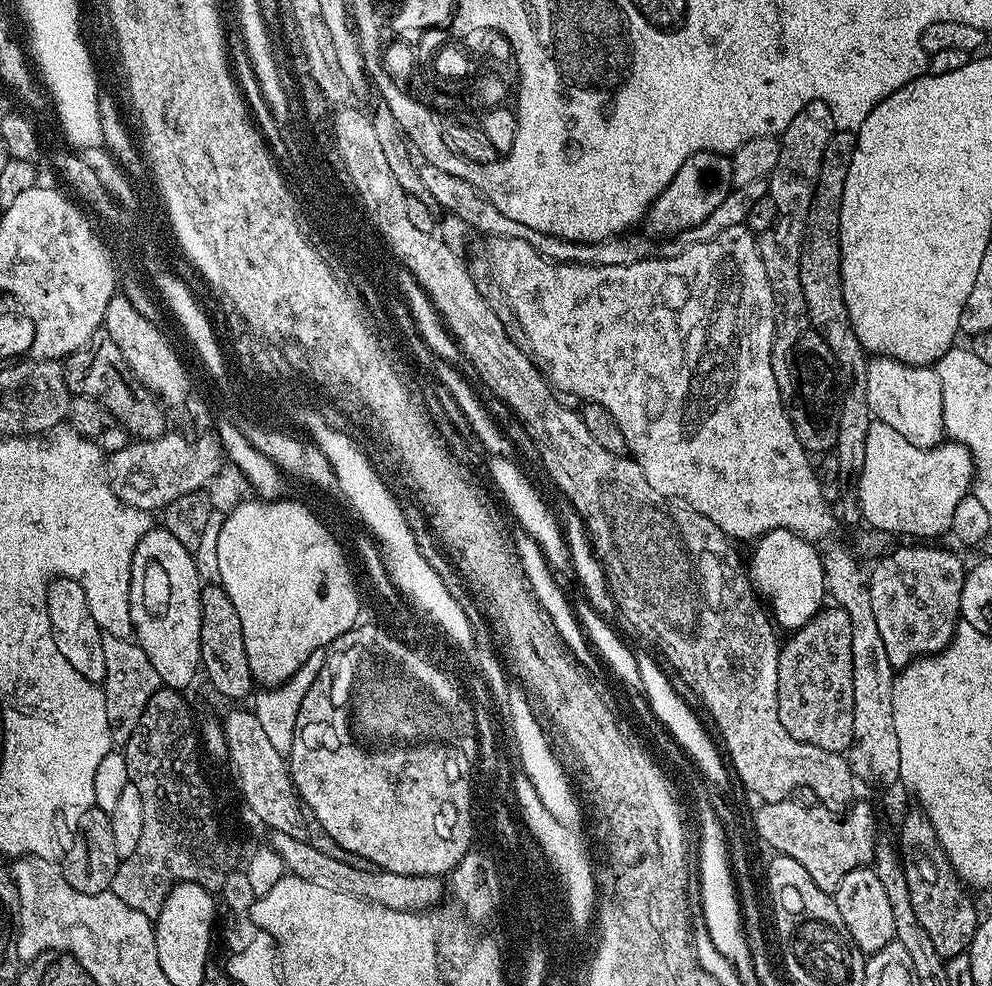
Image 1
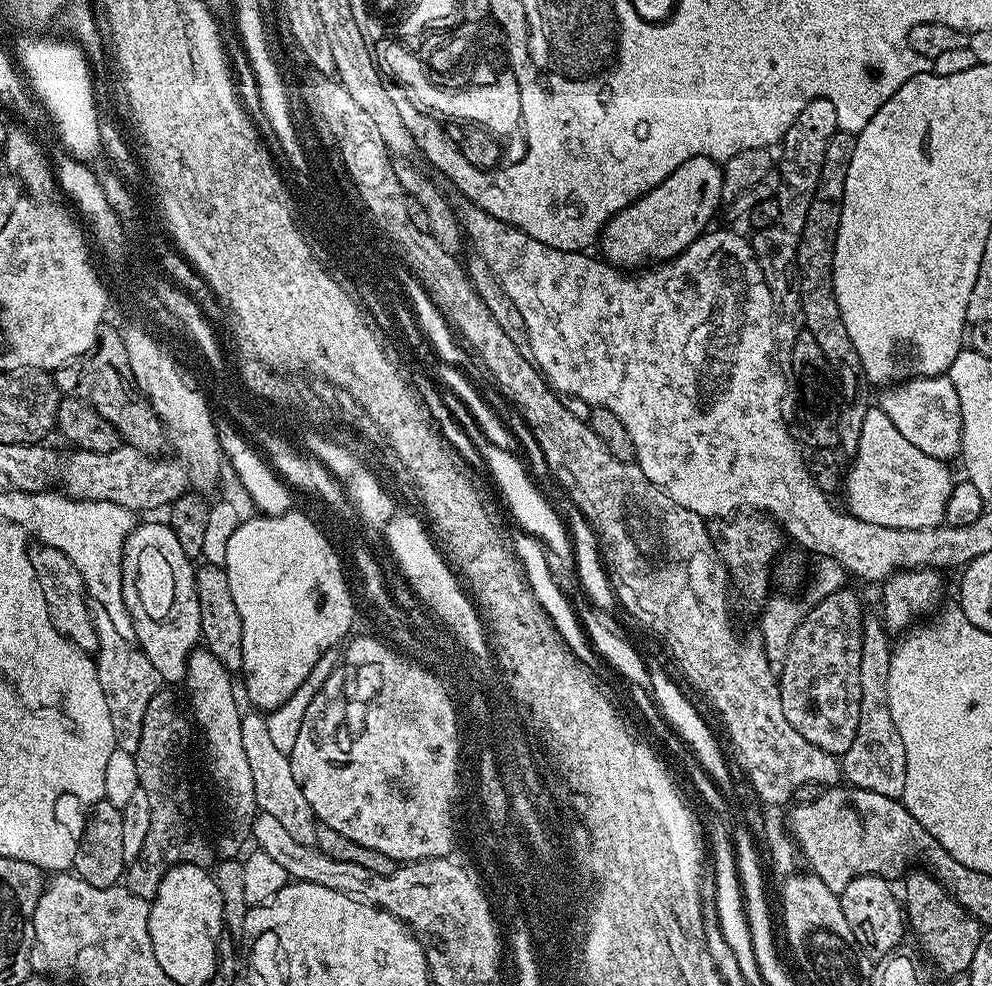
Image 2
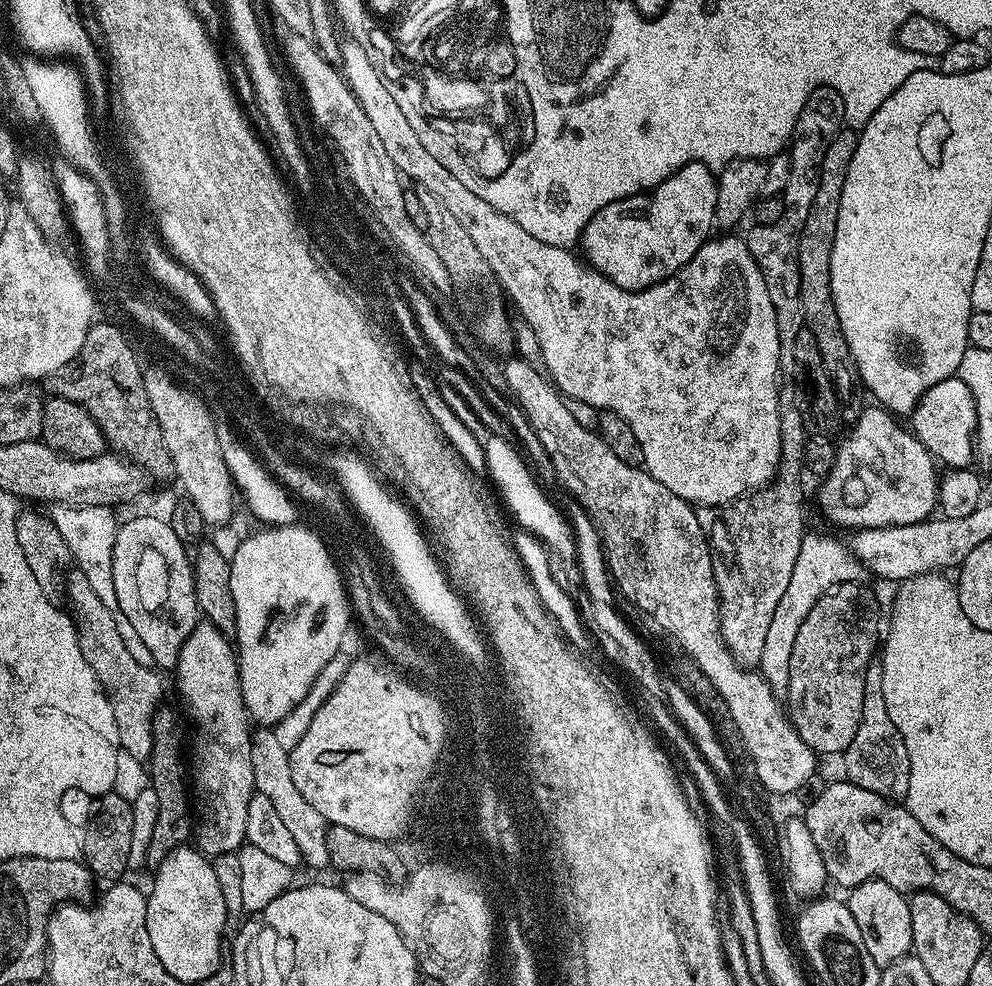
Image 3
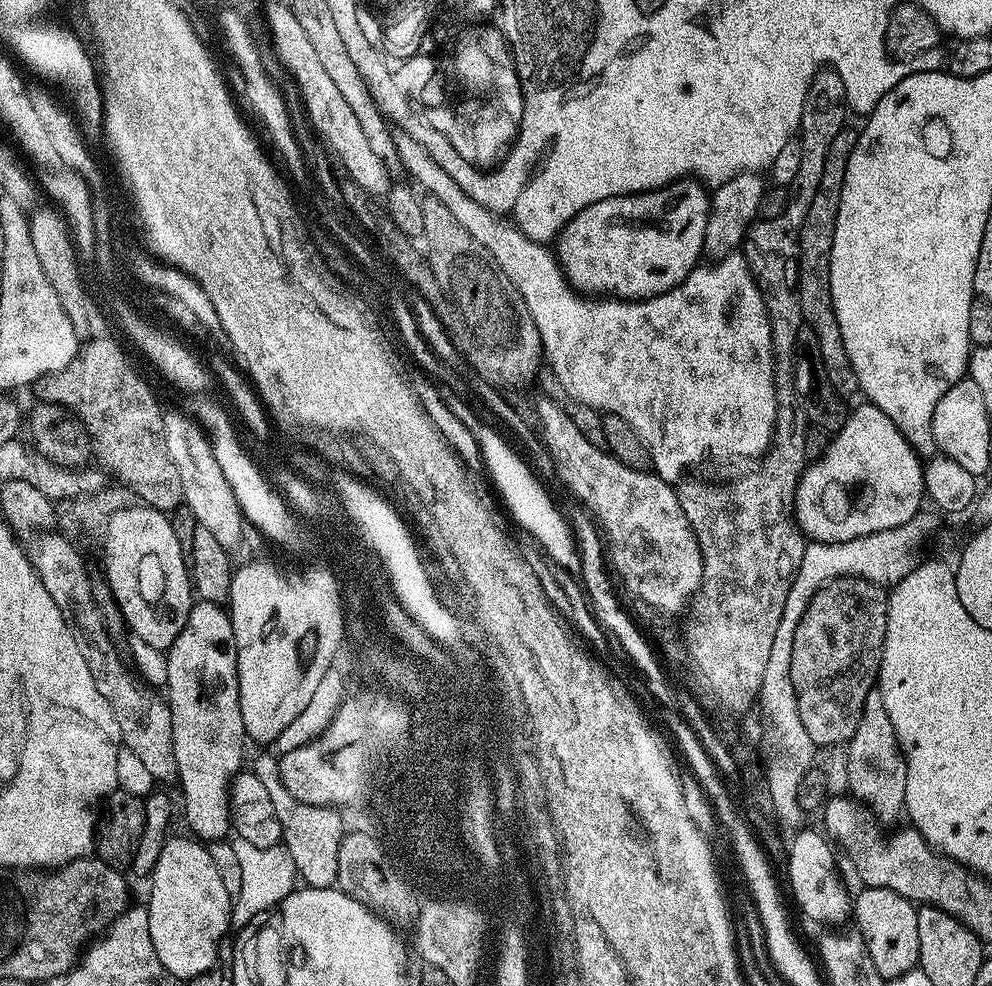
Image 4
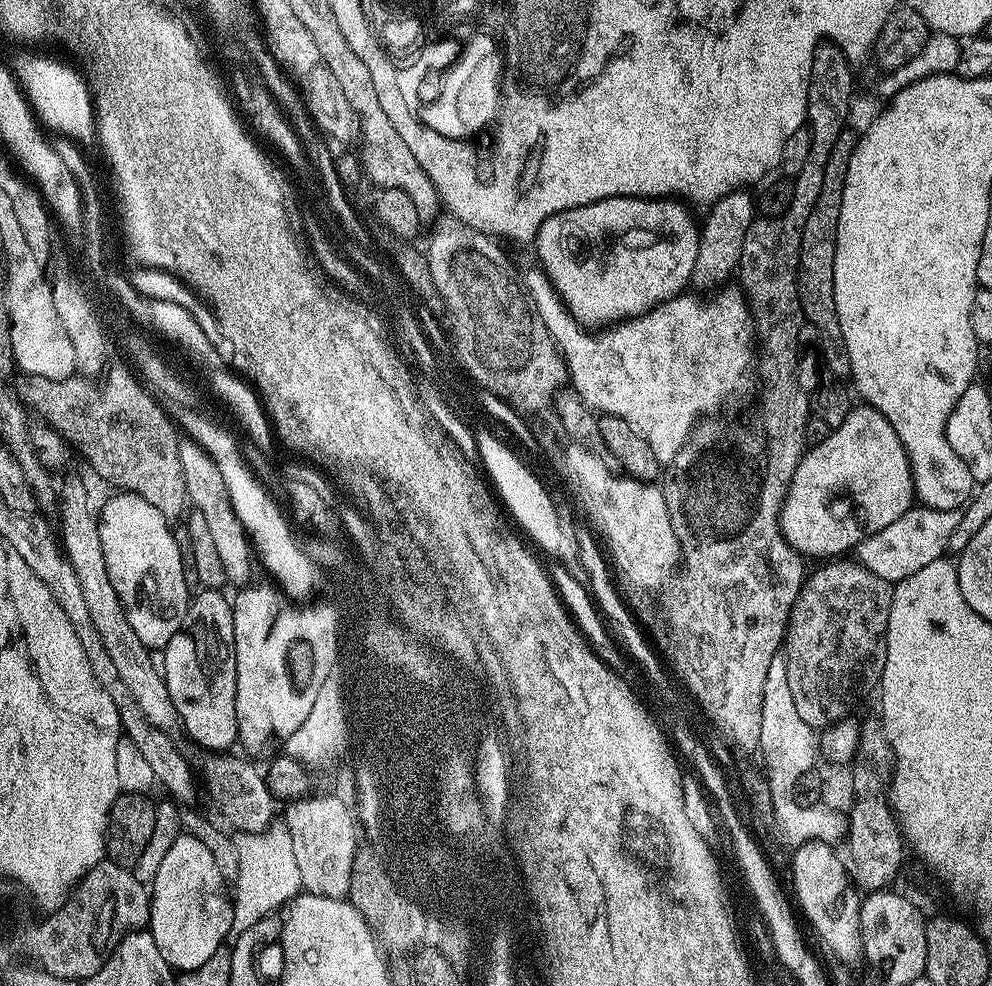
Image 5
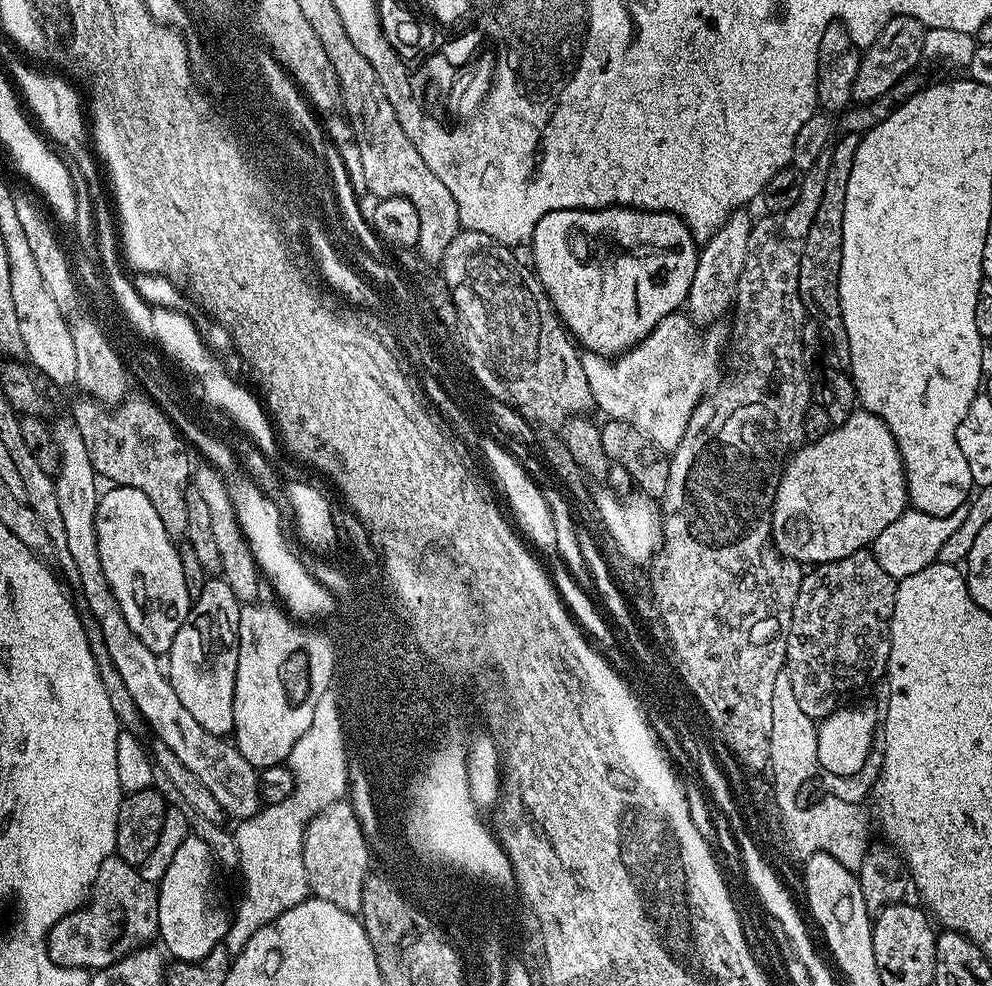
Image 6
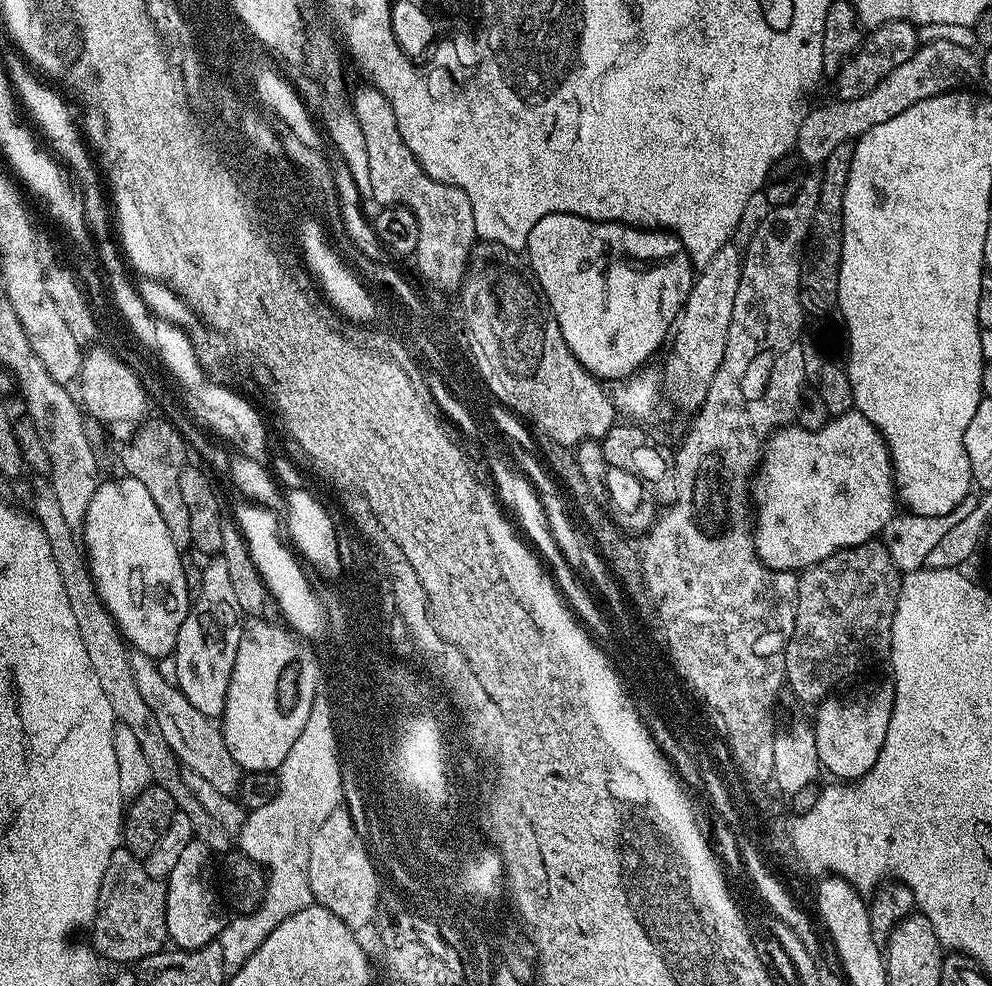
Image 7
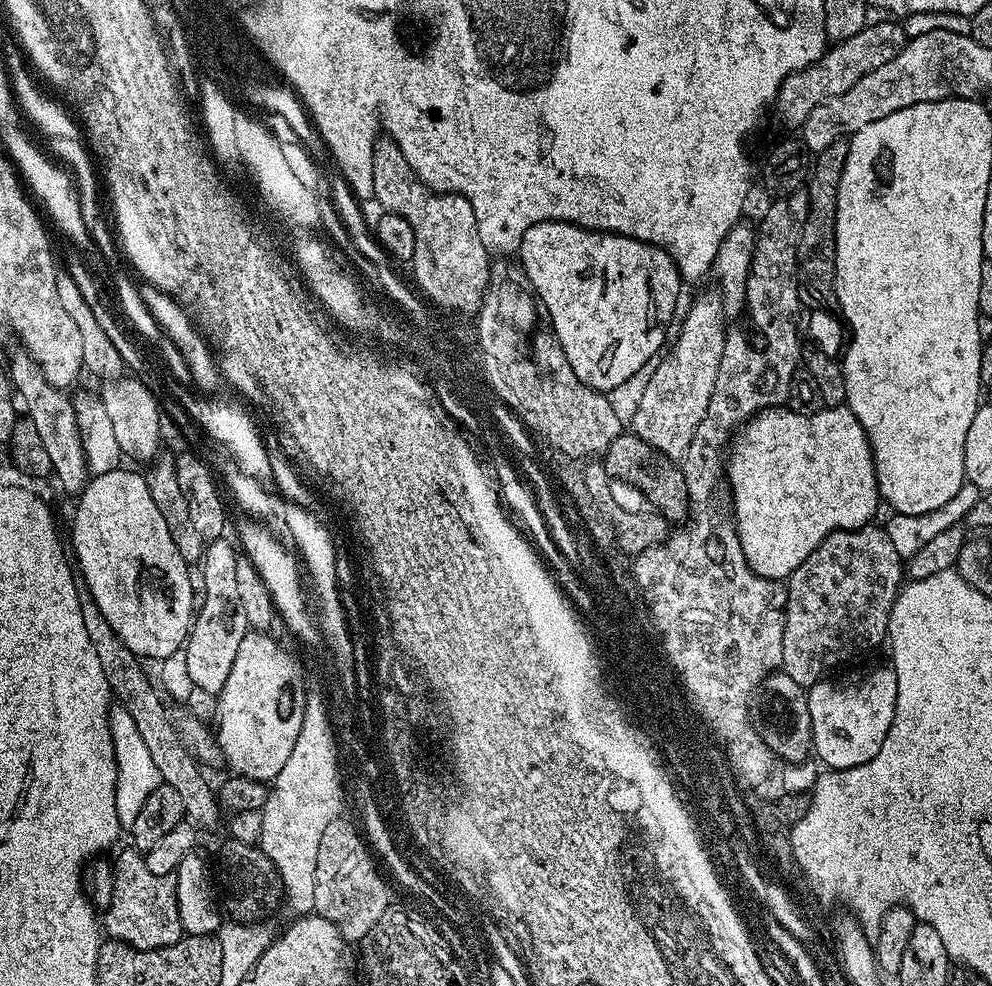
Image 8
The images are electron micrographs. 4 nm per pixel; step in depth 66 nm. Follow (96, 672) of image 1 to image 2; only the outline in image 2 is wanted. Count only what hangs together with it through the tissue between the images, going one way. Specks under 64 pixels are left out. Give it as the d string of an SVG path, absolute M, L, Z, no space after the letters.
M43 542L37 543L29 551L28 557L34 566L34 574L38 578L38 586L42 586L42 598L46 602L46 610L50 614L50 622L59 630L75 648L87 654L95 653L98 646L98 634L92 624L92 608L90 597L84 587L82 574L57 548L51 548Z

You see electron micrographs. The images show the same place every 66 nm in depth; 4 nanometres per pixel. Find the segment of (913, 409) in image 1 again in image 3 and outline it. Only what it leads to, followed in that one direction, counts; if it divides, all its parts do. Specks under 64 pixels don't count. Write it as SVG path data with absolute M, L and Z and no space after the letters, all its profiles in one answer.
M959 375L938 382L938 386L930 386L926 394L910 413L910 431L912 435L926 446L926 450L941 465L953 468L968 468L974 457L974 441L976 438L976 407L974 394L970 394L970 386L960 380Z

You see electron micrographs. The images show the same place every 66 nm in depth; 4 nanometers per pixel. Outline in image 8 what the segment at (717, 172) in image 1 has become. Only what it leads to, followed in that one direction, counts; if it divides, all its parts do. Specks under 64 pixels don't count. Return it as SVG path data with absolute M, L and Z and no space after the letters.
M547 220L530 226L522 234L518 263L546 306L570 370L595 392L612 394L615 388L634 379L648 363L651 365L652 355L665 347L664 327L676 312L676 299L682 287L680 272L665 248L613 232L595 232L561 220Z

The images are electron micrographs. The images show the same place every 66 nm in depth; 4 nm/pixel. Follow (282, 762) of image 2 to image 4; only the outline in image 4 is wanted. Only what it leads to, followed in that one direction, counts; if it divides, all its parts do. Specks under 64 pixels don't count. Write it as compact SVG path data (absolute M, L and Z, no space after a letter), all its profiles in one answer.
M275 755L260 756L254 765L256 777L262 782L262 786L266 786L266 790L270 790L270 802L274 802L274 810L278 814L278 818L282 822L282 830L284 831L283 847L290 854L290 858L296 867L296 875L309 888L331 888L336 884L336 875L338 874L338 846L342 842L346 825L339 811L335 808L319 808L313 804L303 804L298 802L298 798L294 798L294 794L290 794L290 790L286 790L286 786L280 777L280 762Z

